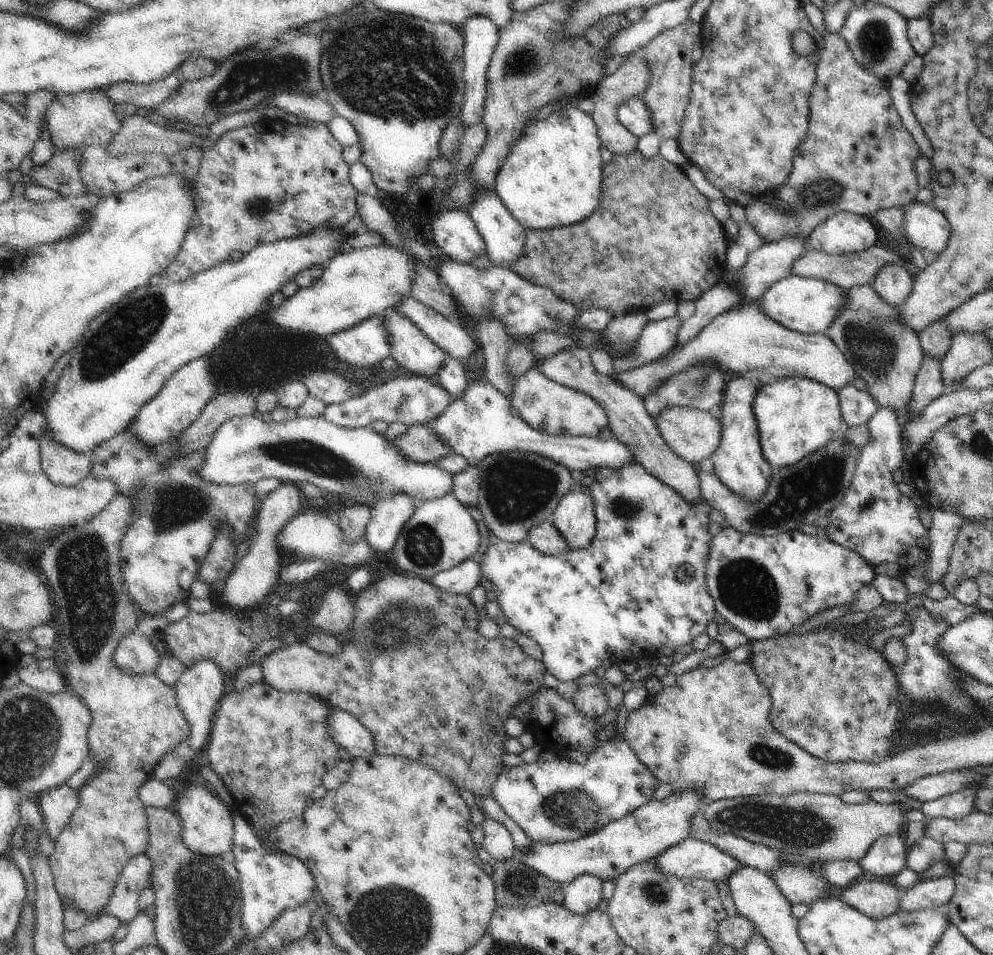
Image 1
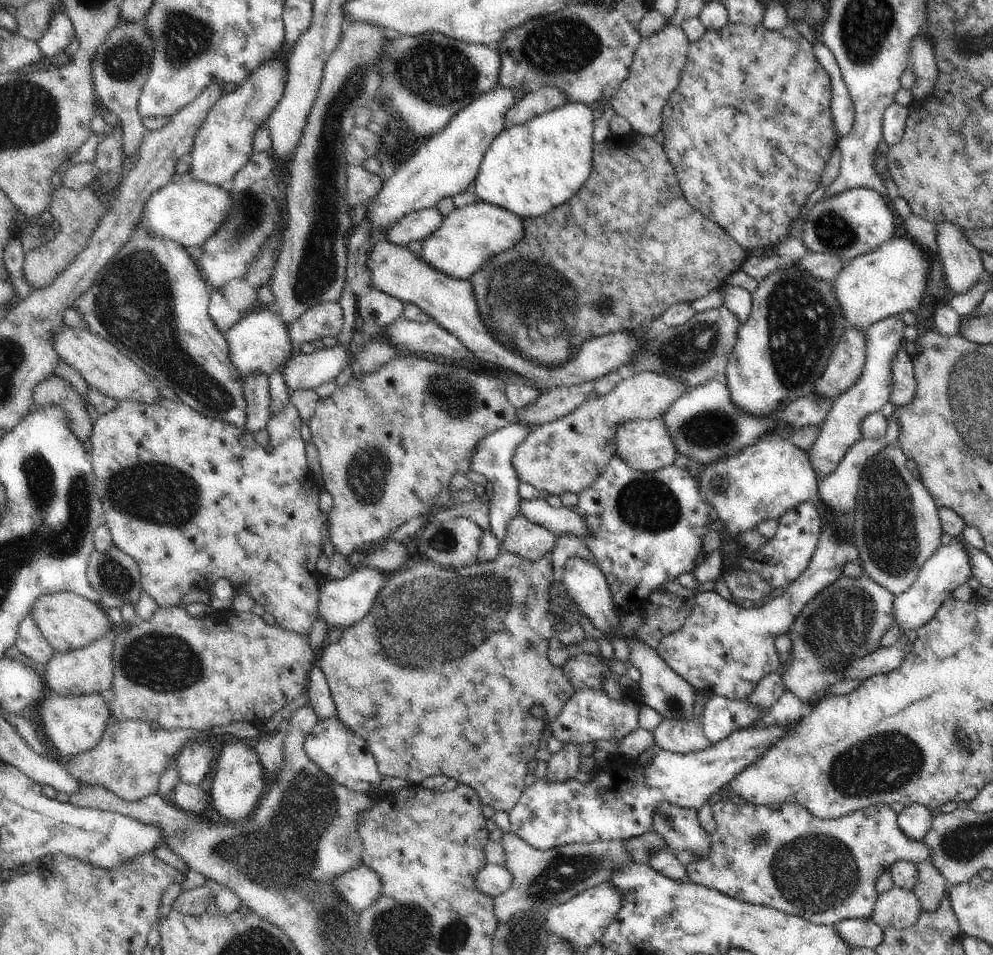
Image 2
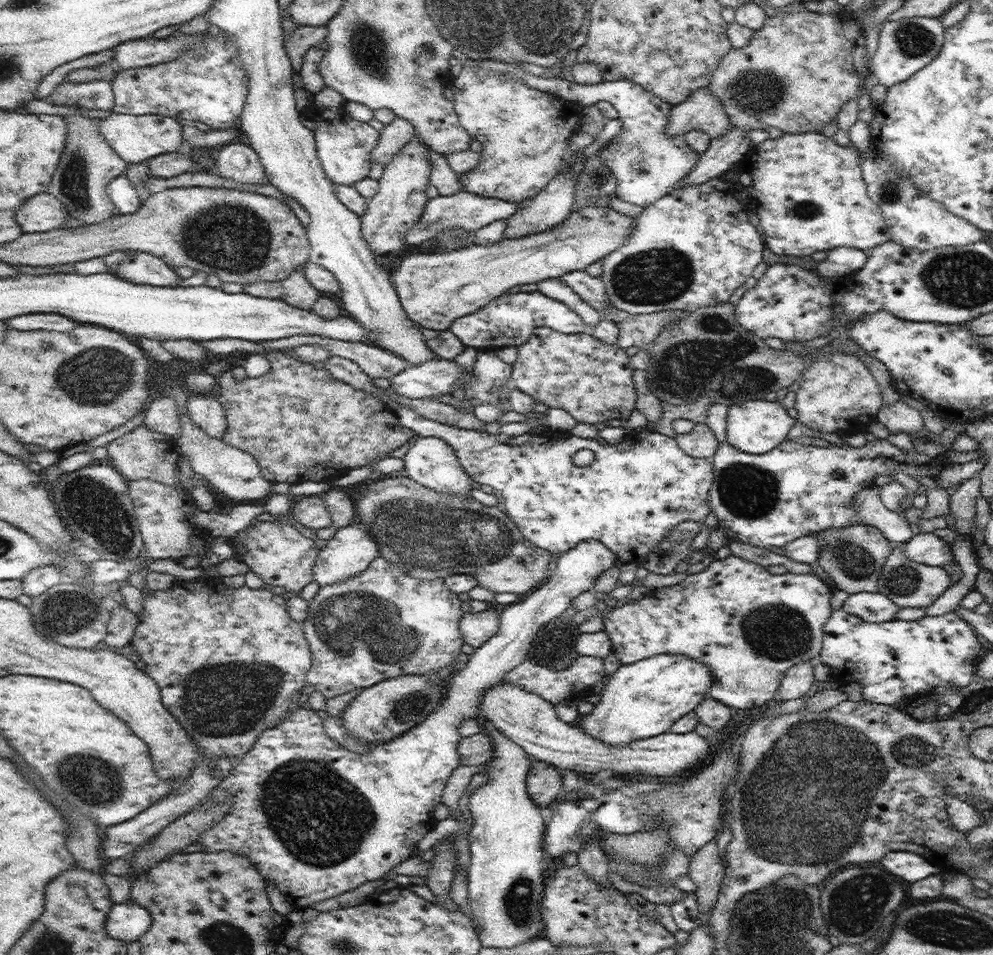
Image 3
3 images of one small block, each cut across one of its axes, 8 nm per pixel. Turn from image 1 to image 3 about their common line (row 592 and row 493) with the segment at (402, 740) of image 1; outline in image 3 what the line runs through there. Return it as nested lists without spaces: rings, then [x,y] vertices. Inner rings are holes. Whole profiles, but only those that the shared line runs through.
[[[383,478],[367,482],[367,486],[355,496],[355,510],[357,522],[363,524],[371,540],[377,544],[379,556],[419,580],[445,580],[453,574],[471,574],[475,576],[477,586],[487,588],[489,592],[523,594],[537,590],[549,576],[551,552],[523,538],[515,522],[507,516],[505,510],[501,510],[501,506],[483,506],[471,496],[461,498],[445,492],[435,492],[411,478]]]

